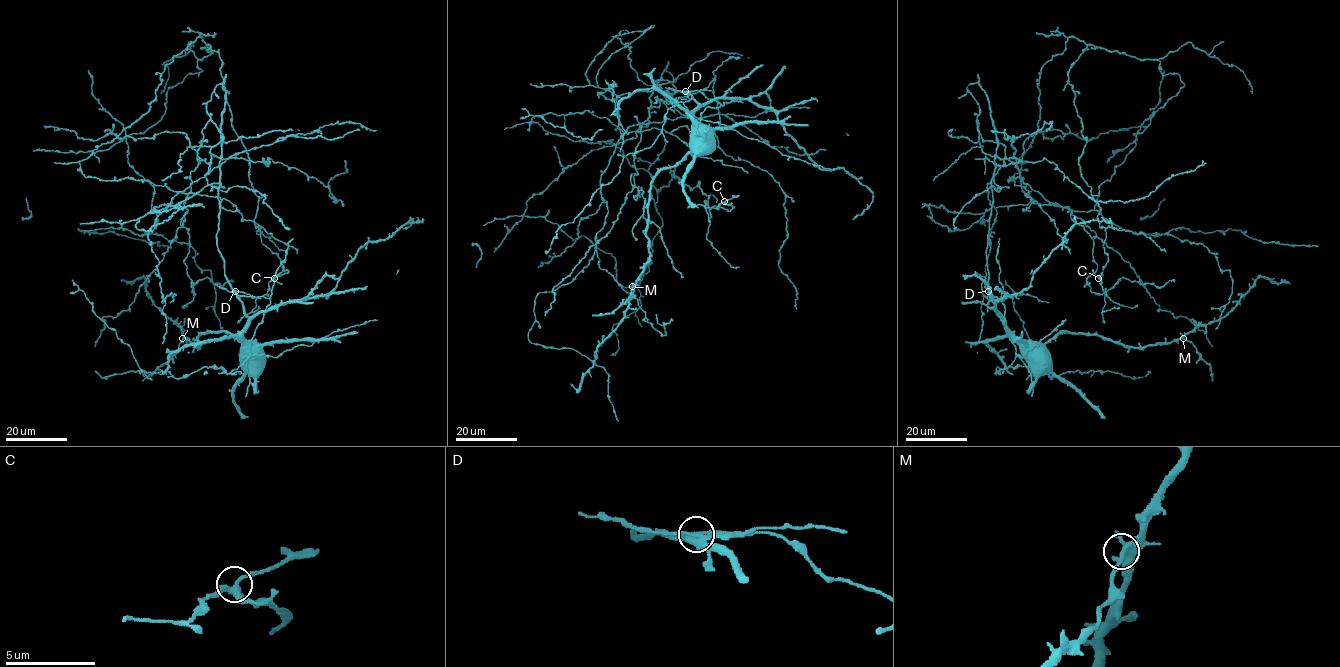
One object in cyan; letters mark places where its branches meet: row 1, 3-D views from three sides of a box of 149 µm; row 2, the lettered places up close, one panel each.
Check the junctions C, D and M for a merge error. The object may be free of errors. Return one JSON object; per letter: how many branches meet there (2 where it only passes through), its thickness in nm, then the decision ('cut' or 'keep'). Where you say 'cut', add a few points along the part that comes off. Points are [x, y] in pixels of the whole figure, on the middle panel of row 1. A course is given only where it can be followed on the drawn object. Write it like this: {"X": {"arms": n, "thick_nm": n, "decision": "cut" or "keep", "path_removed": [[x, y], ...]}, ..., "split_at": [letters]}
{"C": {"arms": 4, "thick_nm": 320, "decision": "keep"}, "D": {"arms": 4, "thick_nm": 360, "decision": "cut", "path_removed": [[685, 91], [720, 105], [700, 119], [670, 101], [655, 142], [623, 157], [544, 251]]}, "M": {"arms": 4, "thick_nm": 400, "decision": "keep"}, "split_at": ["D"]}

